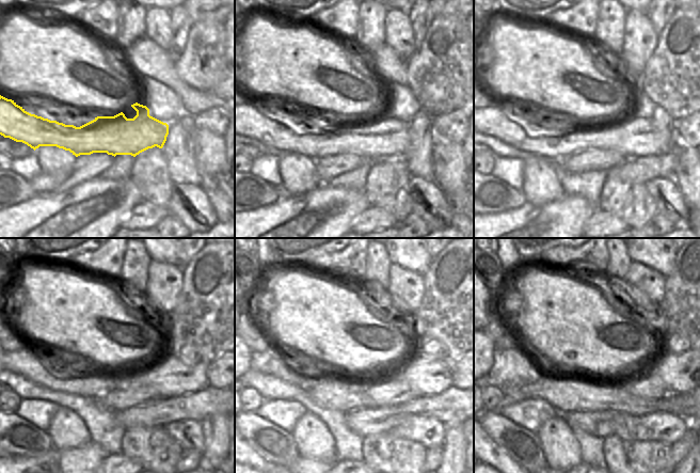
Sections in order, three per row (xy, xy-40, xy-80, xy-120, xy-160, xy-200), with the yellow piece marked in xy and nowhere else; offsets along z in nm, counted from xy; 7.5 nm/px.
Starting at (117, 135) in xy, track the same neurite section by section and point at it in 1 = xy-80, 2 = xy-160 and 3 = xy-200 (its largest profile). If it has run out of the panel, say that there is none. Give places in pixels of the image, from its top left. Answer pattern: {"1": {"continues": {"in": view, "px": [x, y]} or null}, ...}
{"1": {"continues": {"in": "xy-80", "px": [633, 138]}}, "2": {"continues": {"in": "xy-160", "px": [429, 376]}}, "3": {"continues": {"in": "xy-200", "px": [681, 372]}}}

